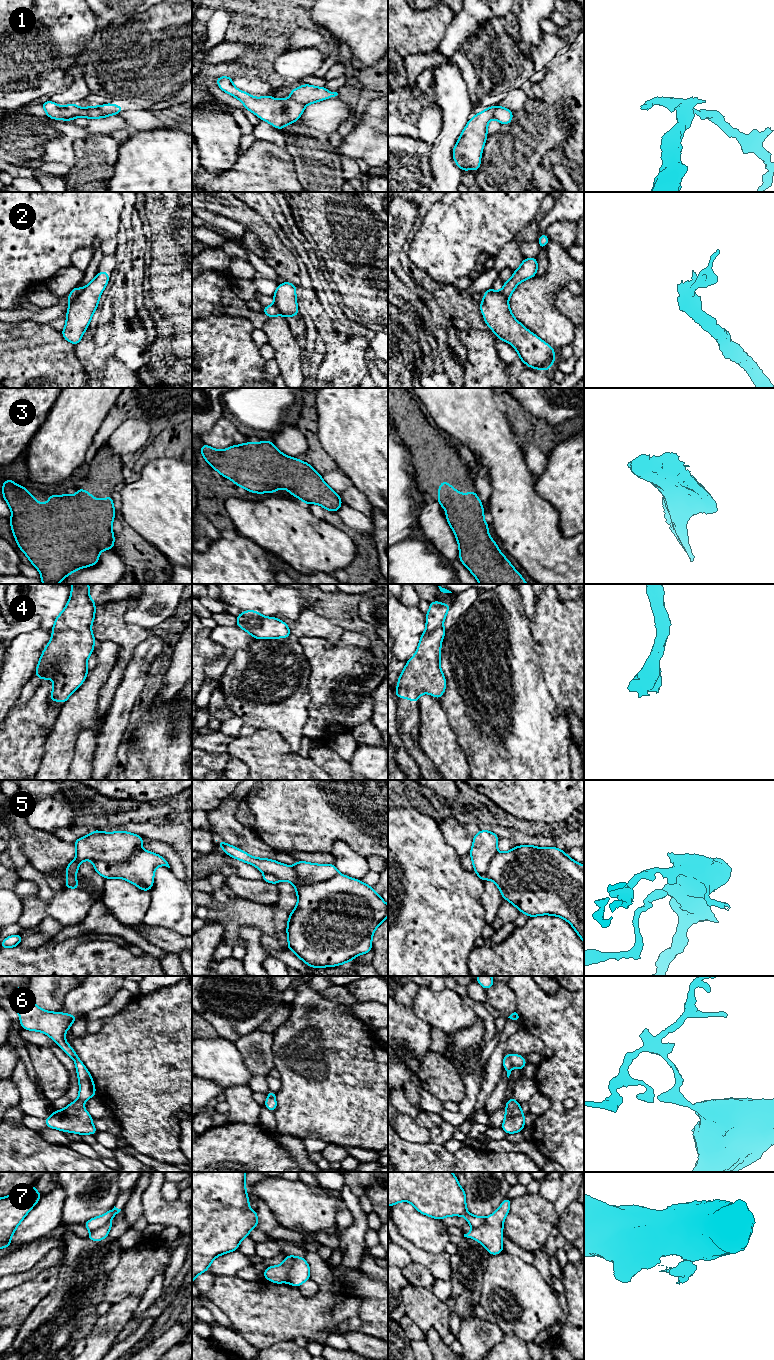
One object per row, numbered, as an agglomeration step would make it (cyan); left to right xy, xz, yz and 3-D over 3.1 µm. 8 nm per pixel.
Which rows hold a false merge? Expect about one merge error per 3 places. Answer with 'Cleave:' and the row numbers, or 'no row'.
Cleave: 1, 2, 5, 6, 7

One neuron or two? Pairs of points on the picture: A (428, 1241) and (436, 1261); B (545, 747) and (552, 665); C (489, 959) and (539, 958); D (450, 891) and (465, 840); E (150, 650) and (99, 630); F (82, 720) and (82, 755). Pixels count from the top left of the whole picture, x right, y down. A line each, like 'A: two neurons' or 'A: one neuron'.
A: two neurons
B: two neurons
C: one neuron
D: two neurons
E: two neurons
F: two neurons

